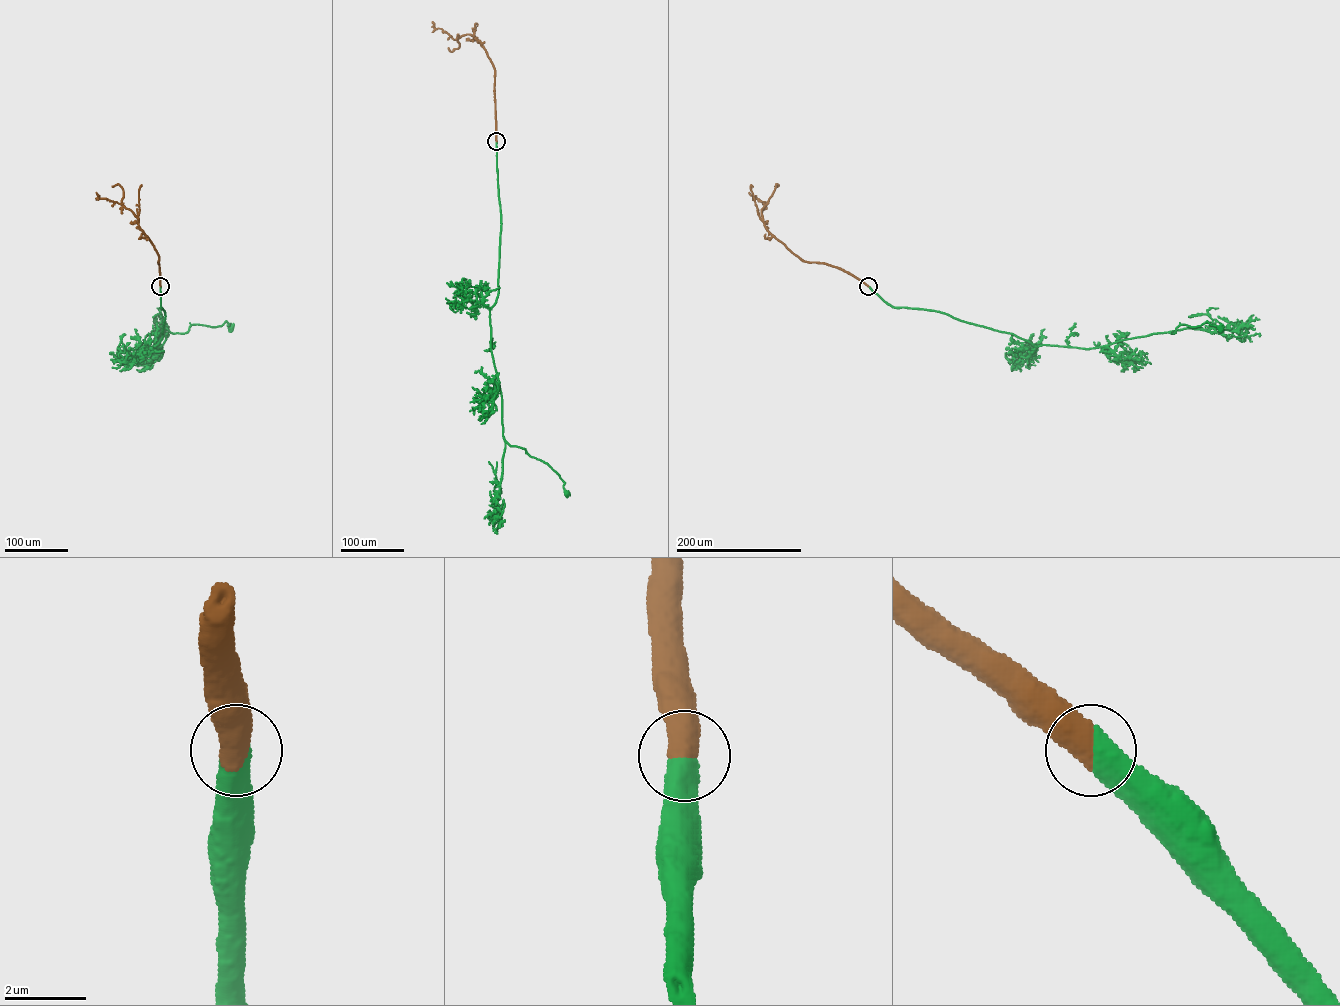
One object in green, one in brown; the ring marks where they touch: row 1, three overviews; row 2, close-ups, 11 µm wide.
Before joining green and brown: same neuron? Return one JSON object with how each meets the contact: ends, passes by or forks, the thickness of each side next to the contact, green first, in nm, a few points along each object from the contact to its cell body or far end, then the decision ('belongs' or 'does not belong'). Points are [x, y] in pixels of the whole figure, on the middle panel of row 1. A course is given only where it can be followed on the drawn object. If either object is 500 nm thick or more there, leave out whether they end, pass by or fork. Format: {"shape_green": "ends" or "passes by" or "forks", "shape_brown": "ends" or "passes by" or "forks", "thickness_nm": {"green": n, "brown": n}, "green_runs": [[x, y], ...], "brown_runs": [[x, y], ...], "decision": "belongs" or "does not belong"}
{"thickness_nm": {"green": 650, "brown": 600}, "green_runs": [[496, 141], [501, 229], [498, 292], [490, 325], [503, 436], [510, 446], [546, 462], [567, 493]], "brown_runs": [[496, 141], [495, 69], [485, 49], [473, 35], [467, 34], [454, 39], [442, 29], [435, 29], [432, 22]], "decision": "belongs"}

